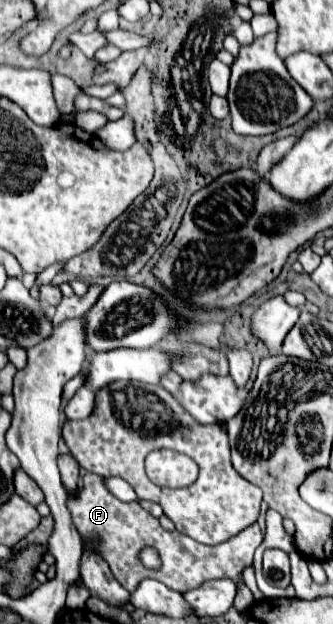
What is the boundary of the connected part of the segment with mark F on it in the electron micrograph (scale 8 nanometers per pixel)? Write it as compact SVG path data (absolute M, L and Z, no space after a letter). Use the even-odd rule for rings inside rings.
M87 473L81 481L83 485L77 491L77 495L71 495L67 501L67 507L73 515L73 523L83 539L99 537L99 551L109 563L115 579L127 591L135 591L139 581L147 577L157 579L179 593L197 589L201 583L209 579L231 579L233 583L237 583L243 575L243 569L253 563L253 553L263 541L261 529L255 523L243 529L239 535L235 535L235 539L231 537L229 541L217 547L209 547L209 545L197 543L195 539L189 539L179 531L165 531L159 525L157 517L149 515L137 501L123 503L115 499L115 495L99 481L99 475ZM145 547L153 547L159 553L161 557L159 569L147 569L141 563L139 553Z

